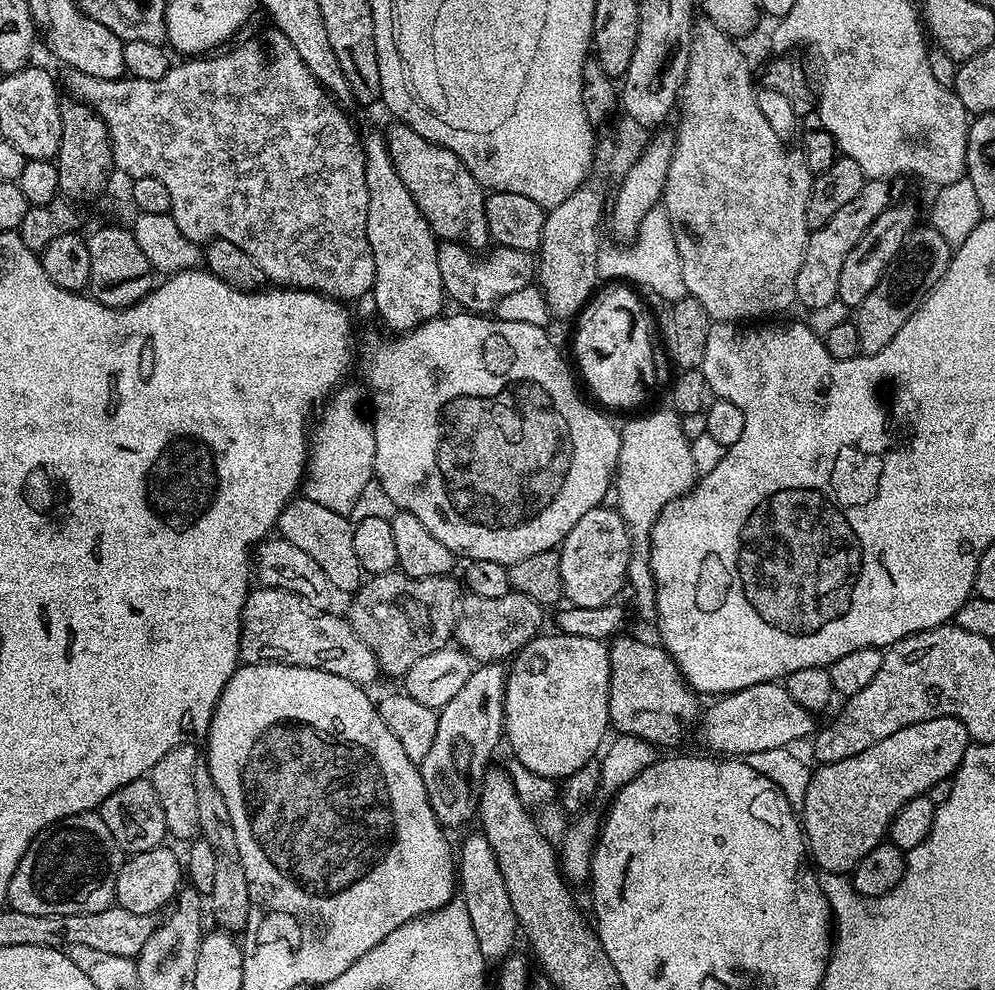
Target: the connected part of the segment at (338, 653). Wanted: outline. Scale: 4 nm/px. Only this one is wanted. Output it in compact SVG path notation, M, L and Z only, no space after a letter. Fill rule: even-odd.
M256 586L249 591L246 602L242 606L242 622L240 623L240 658L246 664L293 664L303 668L326 670L330 674L338 674L338 678L346 678L361 686L369 686L378 677L376 659L351 628L343 615L327 616L324 610L309 610L304 601L298 599L293 592L281 588L265 588Z

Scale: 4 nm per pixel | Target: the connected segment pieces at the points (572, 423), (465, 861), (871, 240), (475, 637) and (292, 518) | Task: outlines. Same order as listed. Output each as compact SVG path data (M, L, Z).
M463 310L457 311L457 313L457 316L448 316L449 314L435 316L433 320L427 320L425 324L418 325L417 328L413 328L407 334L396 334L388 338L392 340L376 340L369 346L368 353L365 354L364 361L360 364L360 372L364 375L365 386L372 391L372 412L370 408L370 419L372 429L374 430L374 476L375 479L380 481L386 492L390 494L390 498L394 500L399 511L414 514L414 518L420 519L422 526L426 526L426 530L430 530L430 534L434 534L434 538L438 538L438 542L442 542L442 546L446 546L457 557L464 556L463 559L465 561L485 560L486 562L498 562L499 564L510 565L514 562L522 562L522 558L530 558L530 554L542 554L543 552L551 552L559 549L560 544L566 538L566 534L570 534L570 530L574 530L574 522L578 522L578 518L582 518L582 514L587 514L589 510L601 507L605 503L604 495L607 492L609 495L616 475L616 463L618 462L618 454L620 453L620 434L617 425L612 425L603 416L605 413L599 407L596 407L597 409L591 408L580 397L580 392L576 389L577 381L574 379L573 369L570 367L570 364L570 369L568 369L568 364L564 361L563 354L552 345L552 340L547 336L547 331L544 328L530 326L526 322L502 322L488 314L473 314Z
M473 830L464 841L458 844L458 896L463 900L466 910L470 910L470 926L474 926L474 938L482 950L485 962L499 962L513 955L518 940L518 925L510 894L506 891L506 882L490 842L486 842L484 833Z
M893 203L881 216L874 218L870 230L858 238L858 246L846 254L846 262L842 262L842 274L838 274L838 294L837 300L850 310L859 308L861 302L874 290L878 278L886 270L886 266L898 254L900 247L904 245L904 240L917 227L916 212L908 204Z
M510 591L502 598L478 598L465 595L456 618L455 643L468 659L481 664L507 661L522 650L534 637L541 635L545 609L534 598Z
M300 494L288 503L276 520L275 531L279 539L290 542L290 546L298 546L298 550L310 554L314 562L318 562L318 570L326 574L329 585L337 593L352 594L362 583L362 573L358 566L358 557L354 554L354 525L348 516L338 514L334 510L326 510L310 497Z

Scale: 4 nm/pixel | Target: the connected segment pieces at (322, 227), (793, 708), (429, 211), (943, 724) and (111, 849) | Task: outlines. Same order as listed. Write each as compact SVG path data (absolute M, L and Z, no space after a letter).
M269 30L261 40L248 40L237 46L233 52L221 51L207 58L188 58L185 64L173 63L168 72L157 80L138 80L135 78L94 78L90 74L82 74L82 70L65 67L62 88L68 91L71 99L87 104L100 115L108 131L112 143L112 162L117 173L125 172L128 178L159 178L170 193L171 215L178 222L178 230L186 234L194 243L204 246L209 240L225 240L234 242L244 253L250 254L258 267L262 269L265 281L286 288L301 288L307 292L320 292L332 300L349 302L360 300L371 293L374 286L374 254L370 250L370 238L366 238L366 206L368 191L366 190L366 162L361 133L356 133L354 125L348 121L343 107L337 104L328 91L310 74L306 62L298 54L298 50L290 44L280 32Z
M773 682L771 684L755 684L746 686L737 692L727 693L711 701L712 705L703 709L698 721L698 733L700 740L705 744L707 751L712 754L723 754L728 758L747 758L750 754L758 754L766 750L778 750L795 745L795 740L804 740L817 731L817 717L807 712L783 686L783 683Z
M392 122L386 128L384 142L390 152L390 162L394 162L394 170L398 170L398 178L402 178L406 190L410 190L418 210L437 237L441 241L462 244L473 250L487 249L490 237L484 209L486 192L474 174L466 170L459 155L441 144L431 144L409 124L399 122Z
M935 716L906 726L890 734L890 738L882 738L882 742L874 742L874 746L862 750L862 754L820 764L812 773L810 786L806 786L802 809L802 831L806 837L807 851L811 859L812 856L816 859L815 867L824 874L851 873L856 863L866 858L874 846L885 843L893 818L906 802L925 795L934 782L956 775L956 769L963 762L969 747L968 731L960 720L953 716Z
M95 811L67 816L57 824L42 830L30 842L14 878L10 878L7 907L22 914L94 914L113 907L116 898L116 883L122 863L122 853L114 834L106 830L106 822Z

